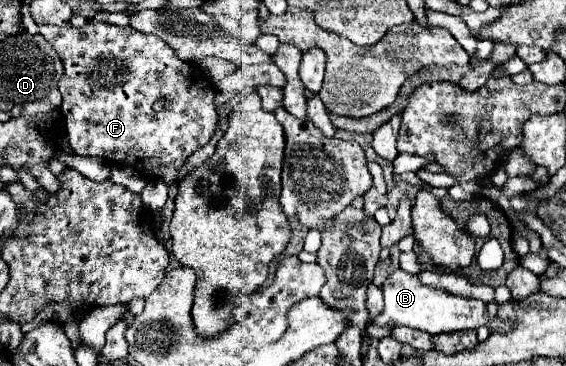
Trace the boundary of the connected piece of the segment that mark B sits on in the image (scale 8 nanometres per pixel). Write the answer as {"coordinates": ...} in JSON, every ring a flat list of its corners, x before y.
{"coordinates":[[393,270,389,272,385,284,383,284,383,298,385,298,385,308,379,316,373,318,375,326,407,326,407,328,417,328,425,330,429,334,443,334,443,332,457,332,457,330,473,330,483,324,489,324,493,332,503,332,509,328,507,322,501,322,499,318,491,320,485,312,485,302,483,300,473,300,473,298,461,298,447,294,437,288,423,286,417,276,407,274,405,270]]}

